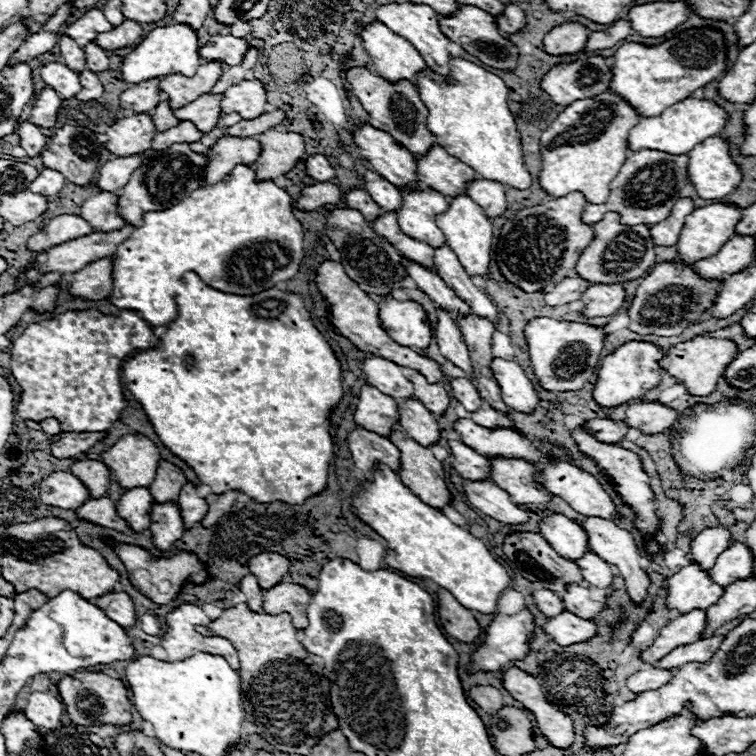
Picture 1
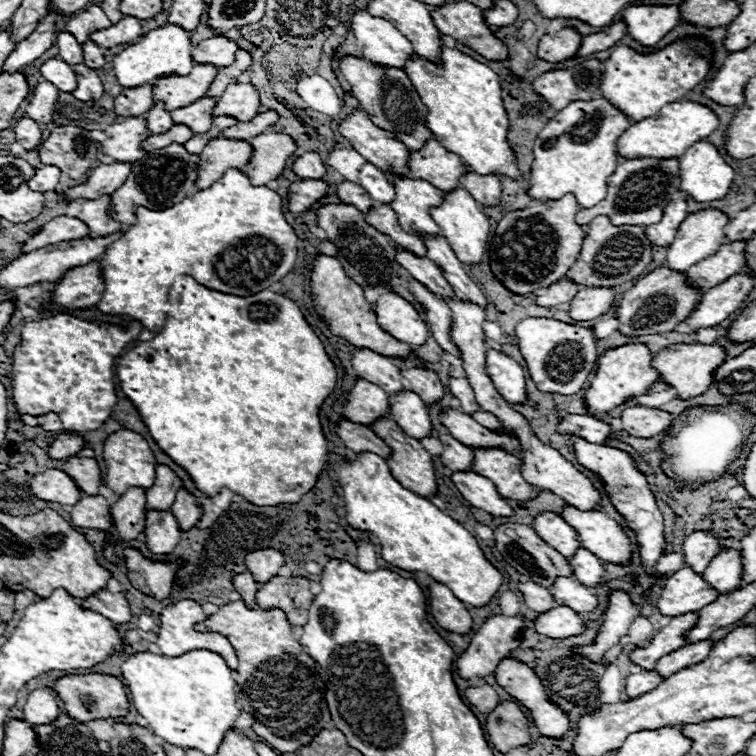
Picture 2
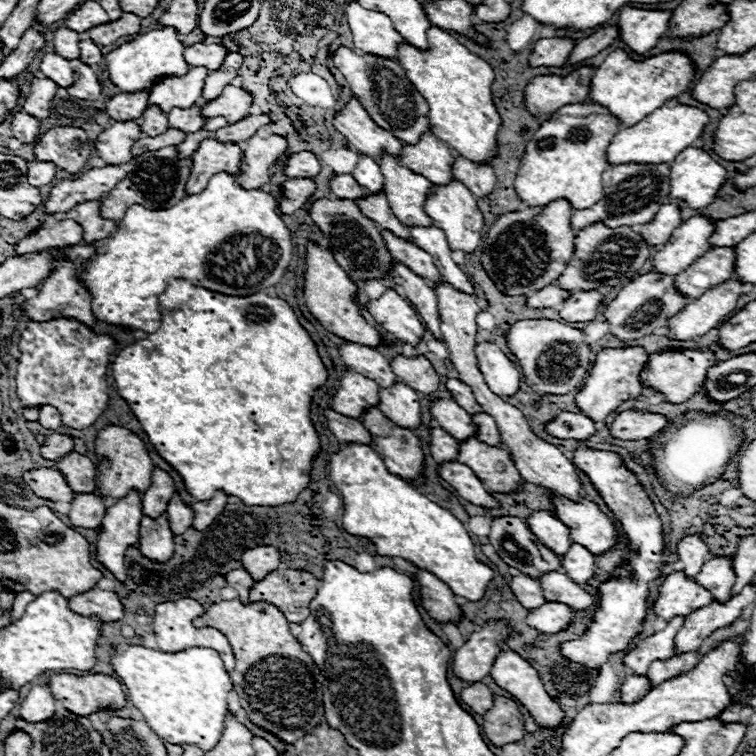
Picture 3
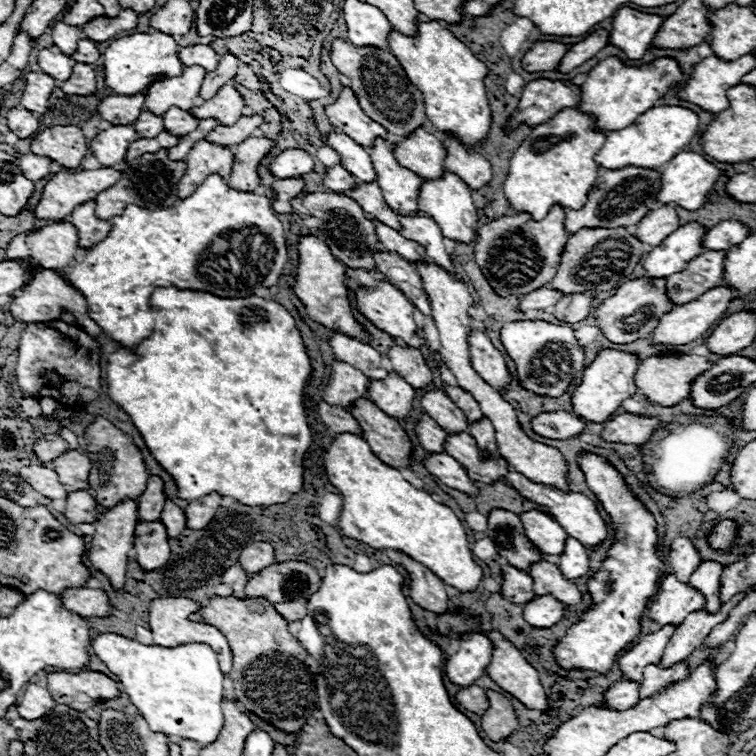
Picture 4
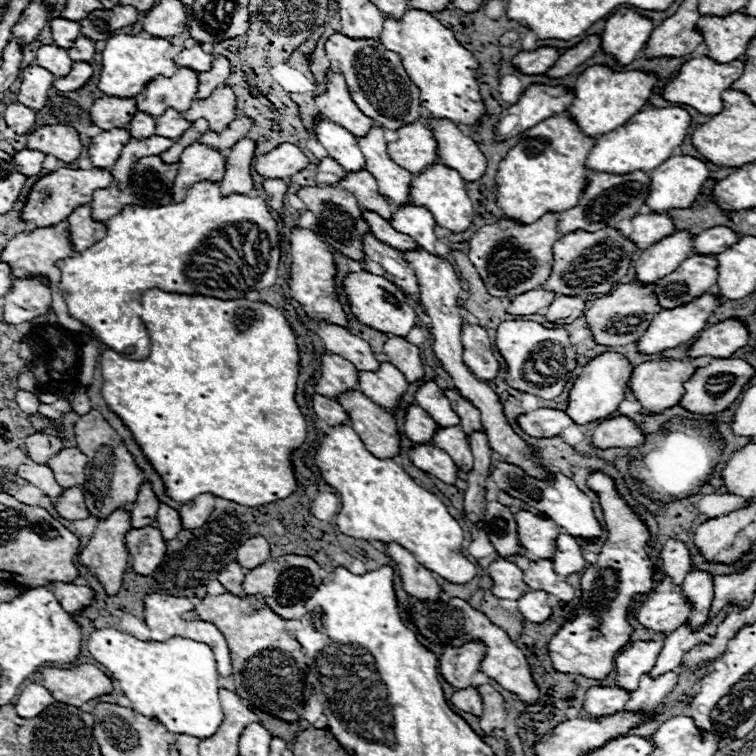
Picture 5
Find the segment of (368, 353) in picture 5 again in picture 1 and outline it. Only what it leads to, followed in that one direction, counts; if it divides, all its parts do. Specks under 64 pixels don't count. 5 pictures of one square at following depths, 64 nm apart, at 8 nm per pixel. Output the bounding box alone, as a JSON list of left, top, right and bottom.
[362,354,414,402]

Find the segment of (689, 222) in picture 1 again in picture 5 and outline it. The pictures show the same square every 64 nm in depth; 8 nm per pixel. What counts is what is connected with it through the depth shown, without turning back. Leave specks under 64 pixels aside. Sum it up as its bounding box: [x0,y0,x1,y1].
[634,232,694,284]

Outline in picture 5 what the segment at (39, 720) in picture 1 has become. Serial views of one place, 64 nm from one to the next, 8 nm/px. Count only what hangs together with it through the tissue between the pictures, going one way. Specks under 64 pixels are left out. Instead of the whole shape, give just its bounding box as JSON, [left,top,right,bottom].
[16,684,54,718]

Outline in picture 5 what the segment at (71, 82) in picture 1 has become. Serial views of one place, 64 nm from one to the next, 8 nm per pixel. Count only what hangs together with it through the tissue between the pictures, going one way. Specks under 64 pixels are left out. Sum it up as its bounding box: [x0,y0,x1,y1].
[36,44,74,76]

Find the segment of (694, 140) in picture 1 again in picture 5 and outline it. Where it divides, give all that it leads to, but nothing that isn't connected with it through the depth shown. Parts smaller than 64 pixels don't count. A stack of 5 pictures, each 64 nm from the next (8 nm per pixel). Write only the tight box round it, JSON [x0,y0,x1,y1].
[586,108,690,174]

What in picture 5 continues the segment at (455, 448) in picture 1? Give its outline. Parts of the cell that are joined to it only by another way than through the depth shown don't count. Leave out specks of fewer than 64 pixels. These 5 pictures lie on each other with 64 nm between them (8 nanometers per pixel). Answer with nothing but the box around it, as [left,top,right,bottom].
[404,404,436,444]

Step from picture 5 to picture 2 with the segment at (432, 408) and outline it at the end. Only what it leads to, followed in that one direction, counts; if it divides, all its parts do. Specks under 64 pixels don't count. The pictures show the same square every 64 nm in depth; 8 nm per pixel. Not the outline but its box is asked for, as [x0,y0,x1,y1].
[438,408,520,452]

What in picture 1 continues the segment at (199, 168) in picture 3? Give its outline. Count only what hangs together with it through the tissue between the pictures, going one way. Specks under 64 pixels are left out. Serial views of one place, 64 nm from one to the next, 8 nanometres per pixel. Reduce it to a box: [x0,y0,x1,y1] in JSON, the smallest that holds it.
[204,136,258,184]

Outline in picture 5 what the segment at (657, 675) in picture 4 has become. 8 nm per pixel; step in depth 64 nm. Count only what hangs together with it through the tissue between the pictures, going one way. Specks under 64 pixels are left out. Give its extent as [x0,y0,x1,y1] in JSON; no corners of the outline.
[624,672,678,714]

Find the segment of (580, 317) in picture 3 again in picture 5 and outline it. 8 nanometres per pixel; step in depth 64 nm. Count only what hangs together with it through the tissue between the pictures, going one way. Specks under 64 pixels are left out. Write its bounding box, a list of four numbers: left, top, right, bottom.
[544,296,586,324]

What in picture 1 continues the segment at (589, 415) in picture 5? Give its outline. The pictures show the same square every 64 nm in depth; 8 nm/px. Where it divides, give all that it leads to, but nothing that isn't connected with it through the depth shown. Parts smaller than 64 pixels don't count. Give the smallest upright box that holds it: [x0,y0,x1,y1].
[592,342,664,408]

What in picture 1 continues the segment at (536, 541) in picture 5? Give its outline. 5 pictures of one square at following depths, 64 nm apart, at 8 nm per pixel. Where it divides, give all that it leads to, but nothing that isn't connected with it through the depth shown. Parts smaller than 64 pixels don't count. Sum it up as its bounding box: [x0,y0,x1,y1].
[538,514,588,560]

